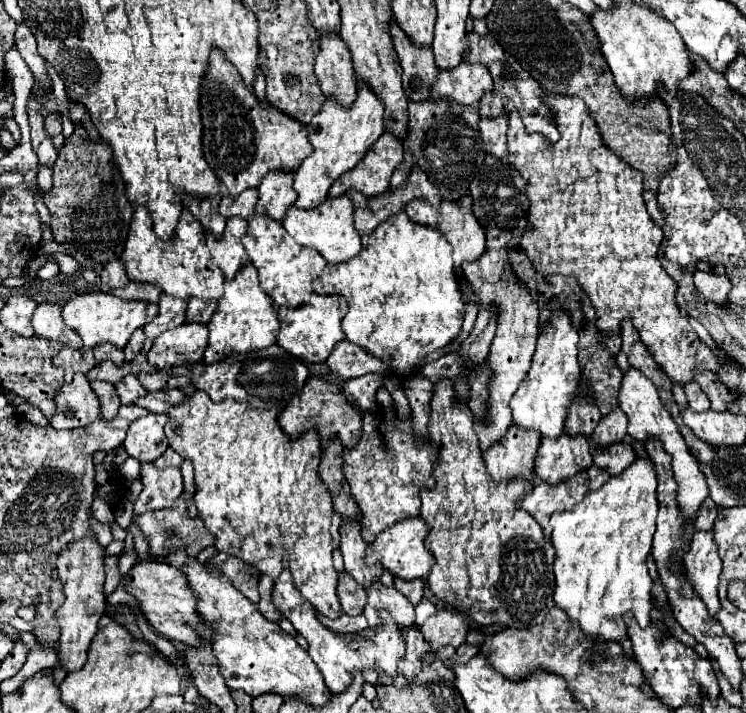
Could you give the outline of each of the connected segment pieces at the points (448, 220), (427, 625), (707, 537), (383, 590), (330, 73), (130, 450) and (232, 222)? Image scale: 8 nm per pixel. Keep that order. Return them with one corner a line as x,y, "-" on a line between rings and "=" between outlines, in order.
442,201
438,211
438,231
448,239
454,249
456,267
460,271
462,261
480,259
486,249
486,233
470,209
456,207
454,201
=
440,609
438,613
434,613
424,621
420,631
428,641
428,645
432,647
432,651
436,651
446,645
462,645
466,641
468,627
470,623
462,613
=
698,531
694,535
688,553
684,553
684,563
686,563
688,581
694,587
694,593
706,603
710,617
716,619
720,611
718,575
722,569
722,561
718,557
712,531
708,533
=
378,581
368,589
368,603
364,609
370,627
382,623
380,611
388,611
388,615
400,629
414,627
414,605
404,595
400,595
400,591
396,591
394,587
384,587
=
322,35
320,55
316,57
316,77
326,99
350,107
356,99
356,79
350,51
340,35
=
150,413
136,419
124,439
124,449
130,457
136,457
142,463
152,463
164,455
168,443
164,437
164,425
168,415
=
230,217
224,229
224,237
218,241
214,239
210,233
206,235
206,243
208,249
212,253
212,259
218,263
218,267
222,269
224,277
230,281
234,279
234,275
250,265
250,257
242,245
242,237
248,231
248,223
240,217

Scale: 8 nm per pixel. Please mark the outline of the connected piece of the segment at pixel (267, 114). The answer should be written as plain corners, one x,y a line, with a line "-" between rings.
218,49
210,53
210,69
202,81
200,107
202,107
202,123
204,123
204,135
202,135
204,157
230,195
240,195
246,189
256,189
270,171
296,171
302,159
310,157
312,147
310,141
306,139
306,127
302,127
298,121
290,119
288,115
278,113
274,107
262,107
256,95
244,87
244,81
236,71
236,67
228,63
222,51

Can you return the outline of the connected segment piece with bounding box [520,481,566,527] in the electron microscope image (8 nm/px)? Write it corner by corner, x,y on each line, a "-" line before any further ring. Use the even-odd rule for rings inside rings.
536,481
534,483
534,489
522,499
522,507
542,525
546,527
548,525
548,519
554,511
560,511
562,507
566,507
566,503
560,503
564,497
566,491
560,487
548,487
546,483
542,481

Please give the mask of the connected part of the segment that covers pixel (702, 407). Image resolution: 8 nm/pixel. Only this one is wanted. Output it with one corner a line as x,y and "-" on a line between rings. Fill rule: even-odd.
688,383
684,387
684,391
686,391
686,397
688,397
688,407
692,411
702,413
702,411
708,411
710,409
710,401
708,401
706,393
702,393
702,389
700,389
698,383

